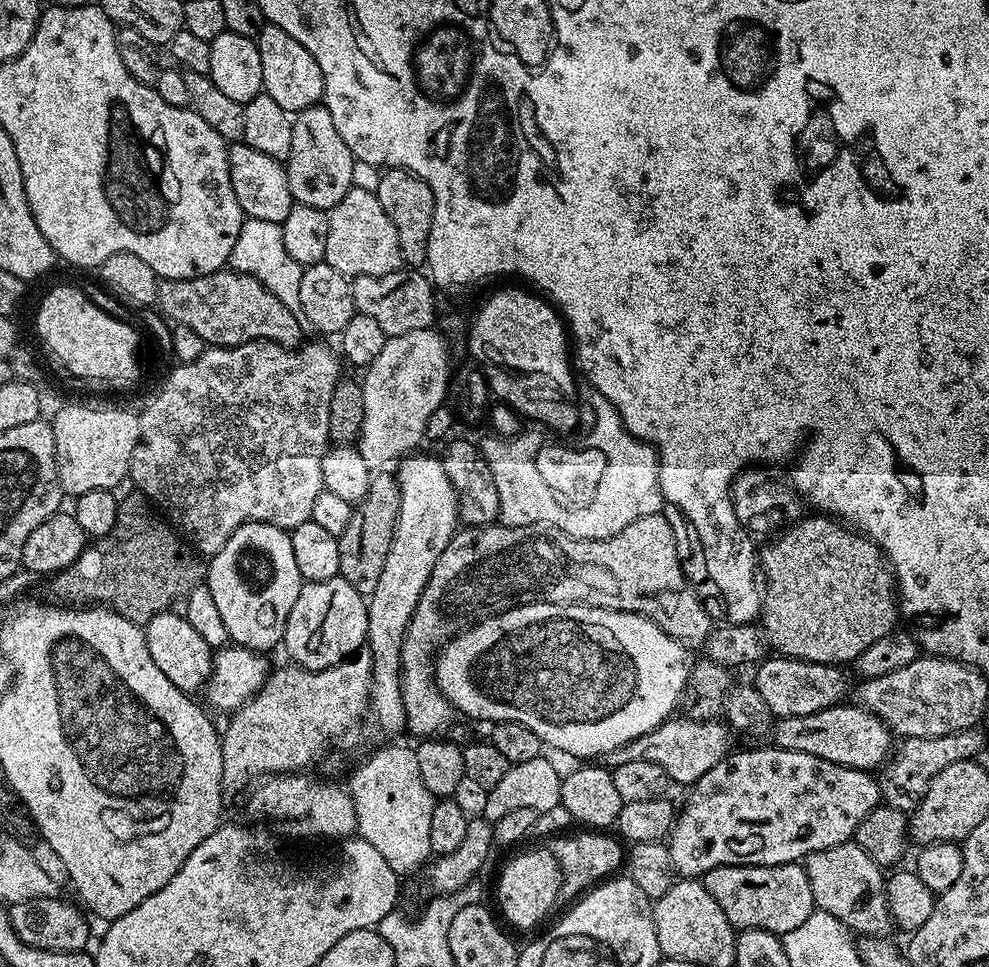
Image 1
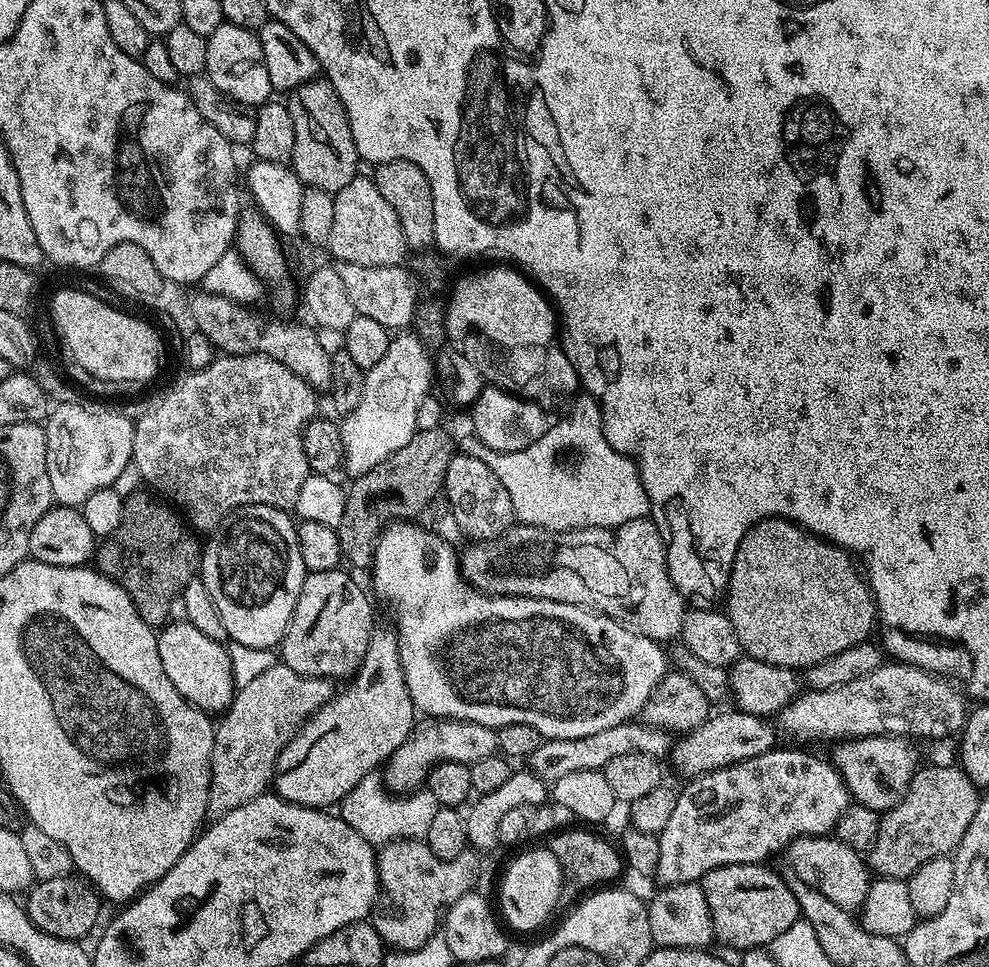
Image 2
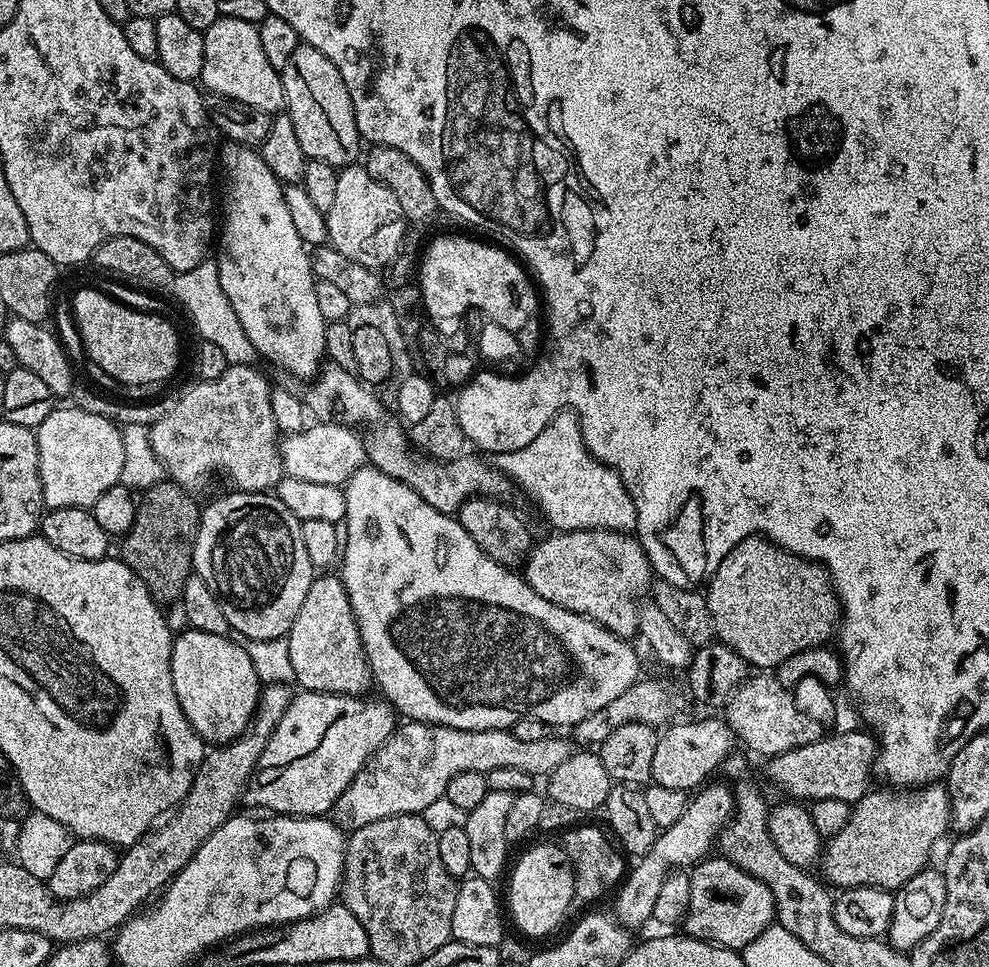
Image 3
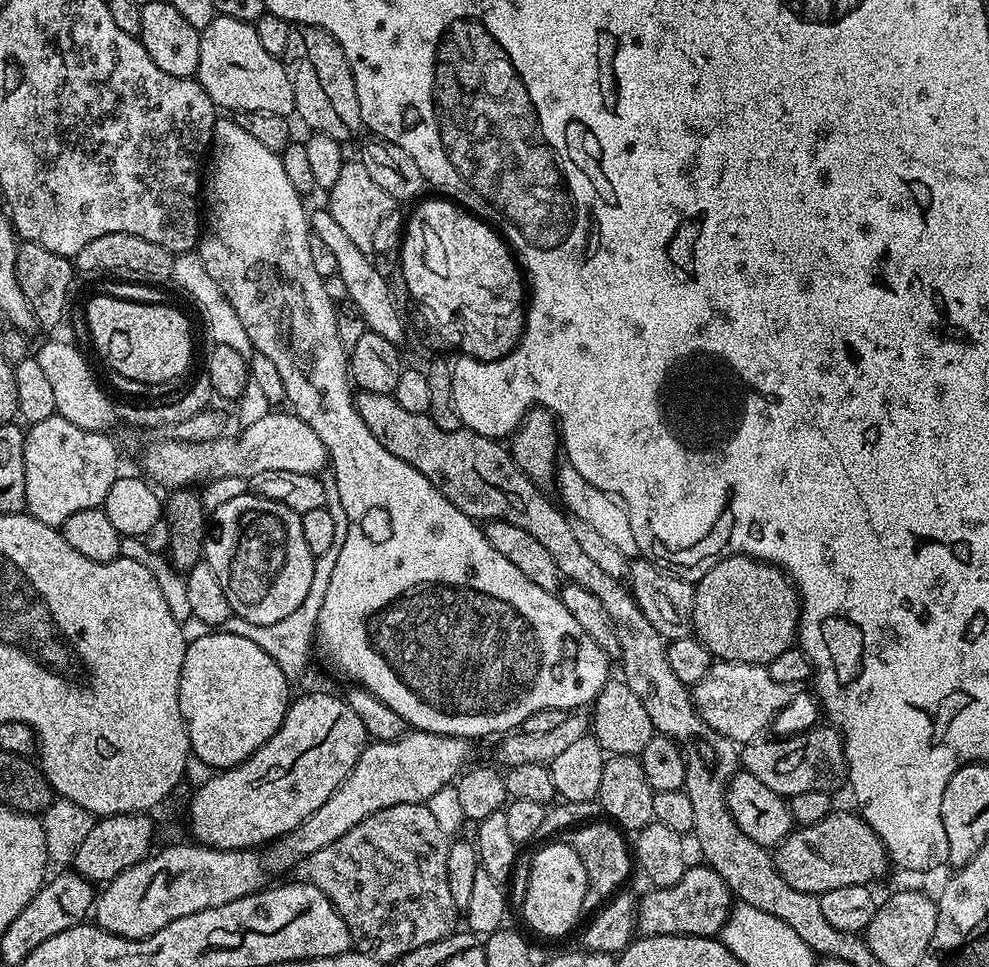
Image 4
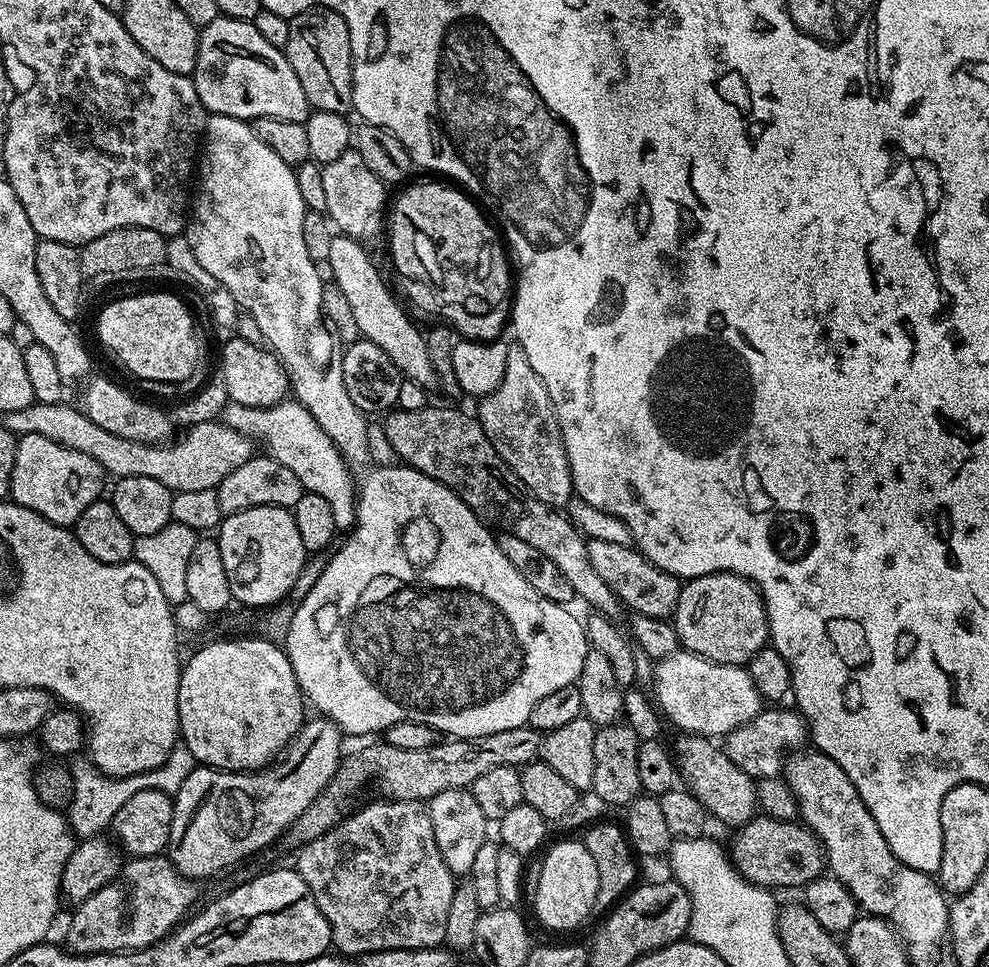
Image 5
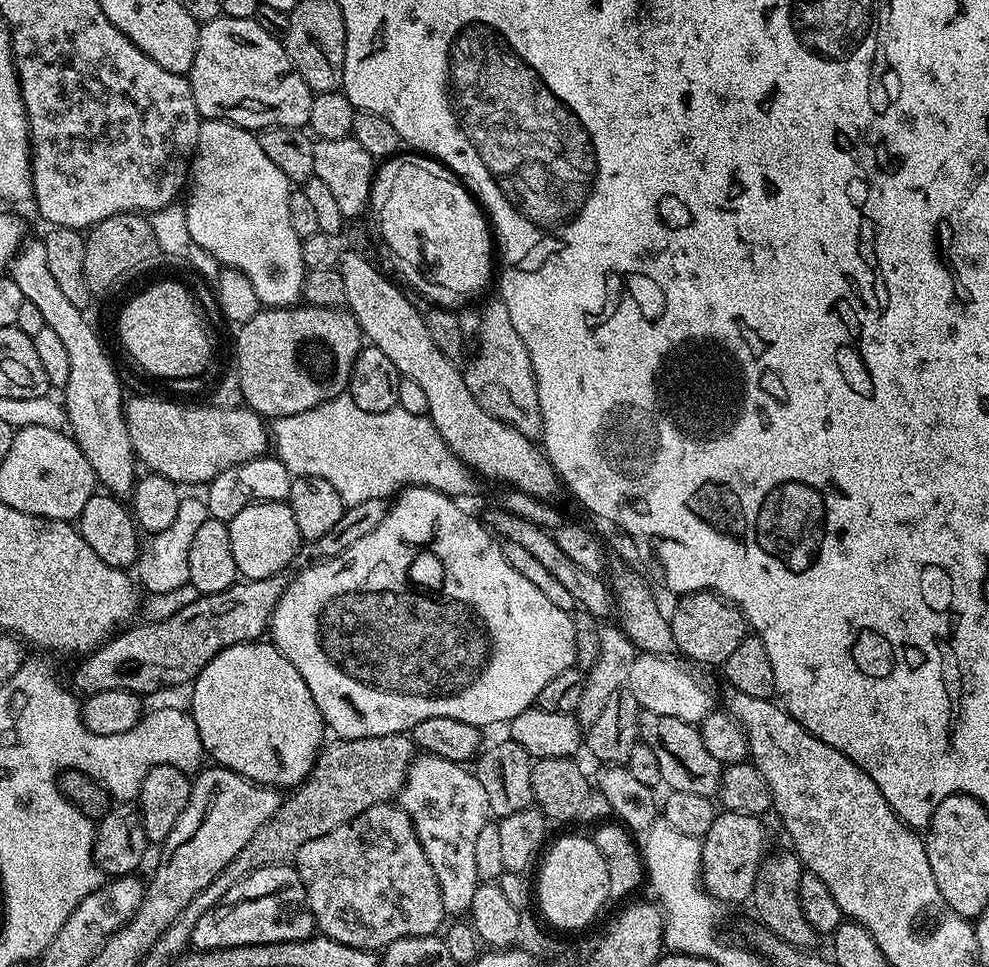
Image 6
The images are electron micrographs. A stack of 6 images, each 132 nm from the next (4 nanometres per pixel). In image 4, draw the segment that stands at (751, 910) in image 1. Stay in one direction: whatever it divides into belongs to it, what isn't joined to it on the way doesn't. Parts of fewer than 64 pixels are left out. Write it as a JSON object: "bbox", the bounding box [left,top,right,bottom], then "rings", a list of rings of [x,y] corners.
{"bbox":[636,862,734,937],"rings":[[[703,862],[685,867],[684,876],[669,888],[653,887],[643,897],[639,897],[636,906],[636,930],[641,937],[645,936],[710,936],[715,937],[728,920],[728,914],[734,907],[731,890],[722,882],[722,878],[713,868]]]}

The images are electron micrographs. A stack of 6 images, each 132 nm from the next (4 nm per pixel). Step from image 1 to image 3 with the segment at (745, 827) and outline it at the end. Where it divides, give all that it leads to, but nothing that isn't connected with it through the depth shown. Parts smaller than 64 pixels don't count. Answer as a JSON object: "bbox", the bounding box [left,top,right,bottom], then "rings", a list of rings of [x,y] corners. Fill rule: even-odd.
{"bbox":[615,783,734,930],"rings":[[[727,783],[712,784],[701,787],[689,799],[686,810],[674,826],[663,829],[657,835],[652,849],[646,855],[639,857],[636,864],[627,869],[626,875],[619,885],[616,896],[615,919],[619,920],[625,928],[635,930],[644,923],[649,923],[654,914],[654,901],[662,891],[662,882],[677,866],[695,866],[713,851],[714,845],[719,841],[720,832],[732,819],[734,811],[734,792],[728,789]],[[709,787],[709,788],[708,788]],[[697,795],[697,796],[696,796]],[[688,864],[688,865],[684,865]],[[620,892],[620,893],[619,893]]]}

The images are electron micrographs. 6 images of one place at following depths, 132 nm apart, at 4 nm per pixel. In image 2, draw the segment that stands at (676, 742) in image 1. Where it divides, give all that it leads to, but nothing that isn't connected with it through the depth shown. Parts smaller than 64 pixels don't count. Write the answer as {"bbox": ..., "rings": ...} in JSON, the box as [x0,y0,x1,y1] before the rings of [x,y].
{"bbox":[530,722,673,782],"rings":[[[629,722],[610,726],[606,730],[597,730],[595,734],[586,734],[586,738],[545,739],[538,750],[534,750],[530,758],[530,768],[545,782],[551,782],[563,778],[565,774],[574,774],[574,770],[602,770],[610,762],[614,762],[614,758],[622,756],[664,758],[671,753],[673,745],[673,737],[665,729],[643,722]]]}

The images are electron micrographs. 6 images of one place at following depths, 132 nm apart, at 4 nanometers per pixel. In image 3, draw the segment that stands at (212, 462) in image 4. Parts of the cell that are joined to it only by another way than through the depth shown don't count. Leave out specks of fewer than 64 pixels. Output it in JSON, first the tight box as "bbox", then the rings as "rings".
{"bbox":[280,424,366,484],"rings":[[[321,424],[305,427],[303,432],[287,433],[280,440],[280,454],[284,458],[284,471],[305,482],[326,482],[327,484],[347,484],[357,470],[365,467],[366,453],[359,431],[347,424]]]}

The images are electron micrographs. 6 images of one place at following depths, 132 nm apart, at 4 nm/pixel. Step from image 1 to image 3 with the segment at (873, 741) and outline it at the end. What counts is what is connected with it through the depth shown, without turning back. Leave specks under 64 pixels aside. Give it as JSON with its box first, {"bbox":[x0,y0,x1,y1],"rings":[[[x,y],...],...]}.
{"bbox":[652,718,733,793],"rings":[[[720,718],[720,720],[688,720],[685,724],[675,724],[665,727],[659,733],[660,741],[658,747],[654,749],[652,779],[658,786],[691,793],[709,779],[707,776],[715,768],[717,771],[723,765],[727,756],[733,755],[732,727],[724,718]]]}

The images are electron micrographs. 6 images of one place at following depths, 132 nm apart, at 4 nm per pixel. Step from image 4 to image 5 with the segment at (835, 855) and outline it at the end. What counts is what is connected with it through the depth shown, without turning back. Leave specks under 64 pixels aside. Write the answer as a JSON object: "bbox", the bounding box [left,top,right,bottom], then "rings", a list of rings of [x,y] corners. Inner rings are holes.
{"bbox":[730,814,825,889],"rings":[[[757,814],[741,824],[730,847],[730,860],[737,872],[760,888],[803,889],[814,878],[825,871],[824,846],[803,823],[790,820],[775,820]],[[737,835],[737,836],[736,836]]]}

